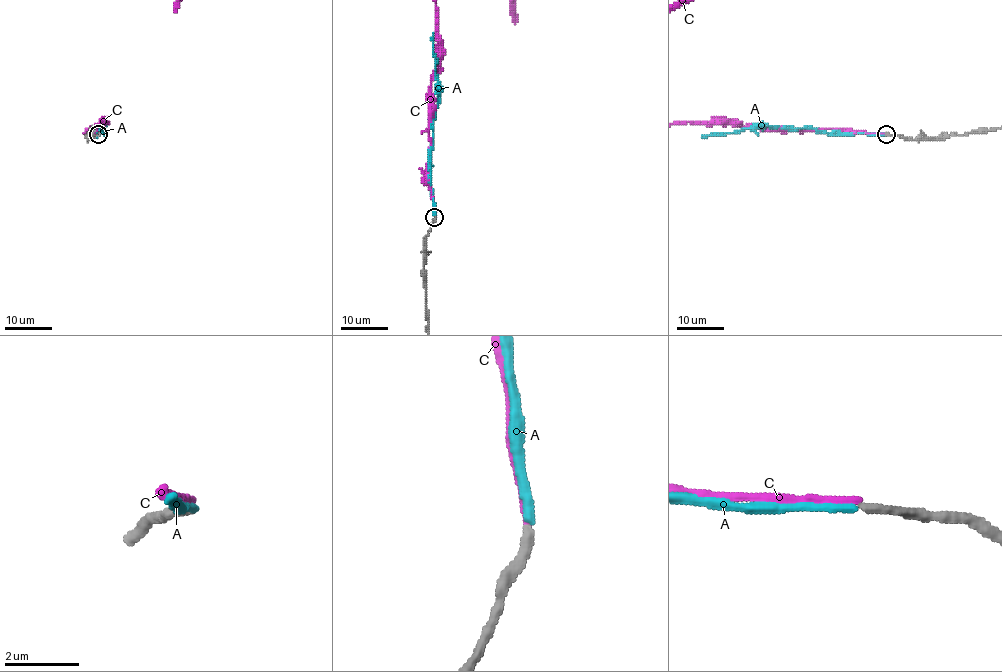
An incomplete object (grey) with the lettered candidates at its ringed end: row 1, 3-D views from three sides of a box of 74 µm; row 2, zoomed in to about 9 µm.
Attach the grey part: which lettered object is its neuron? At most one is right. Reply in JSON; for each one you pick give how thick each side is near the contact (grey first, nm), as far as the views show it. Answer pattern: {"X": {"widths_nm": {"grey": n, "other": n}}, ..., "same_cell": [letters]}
{"A": {"widths_nm": {"grey": 240, "other": 240}}, "same_cell": ["A"]}

